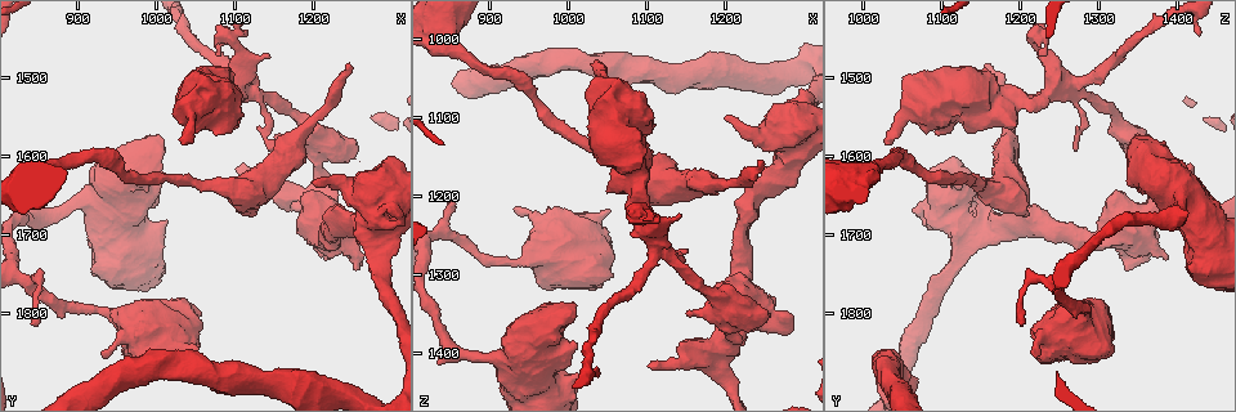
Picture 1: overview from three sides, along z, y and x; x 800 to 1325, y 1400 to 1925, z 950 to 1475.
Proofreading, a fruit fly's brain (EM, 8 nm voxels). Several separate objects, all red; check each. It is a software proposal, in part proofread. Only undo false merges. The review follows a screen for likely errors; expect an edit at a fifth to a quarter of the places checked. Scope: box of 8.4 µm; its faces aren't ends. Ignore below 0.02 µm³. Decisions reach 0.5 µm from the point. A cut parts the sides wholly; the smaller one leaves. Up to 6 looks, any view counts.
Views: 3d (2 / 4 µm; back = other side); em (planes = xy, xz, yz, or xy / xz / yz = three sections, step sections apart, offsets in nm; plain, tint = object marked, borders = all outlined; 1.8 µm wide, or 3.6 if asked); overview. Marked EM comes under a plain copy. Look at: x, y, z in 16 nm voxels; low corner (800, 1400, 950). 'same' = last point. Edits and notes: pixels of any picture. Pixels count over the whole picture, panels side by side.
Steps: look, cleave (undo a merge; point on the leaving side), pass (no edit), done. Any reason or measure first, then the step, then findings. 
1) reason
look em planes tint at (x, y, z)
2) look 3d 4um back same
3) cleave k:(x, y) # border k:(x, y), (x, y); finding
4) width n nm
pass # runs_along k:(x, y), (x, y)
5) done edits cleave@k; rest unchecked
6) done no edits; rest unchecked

sudden change in width
look 3d 4um back at (1090, 1640, 1155)

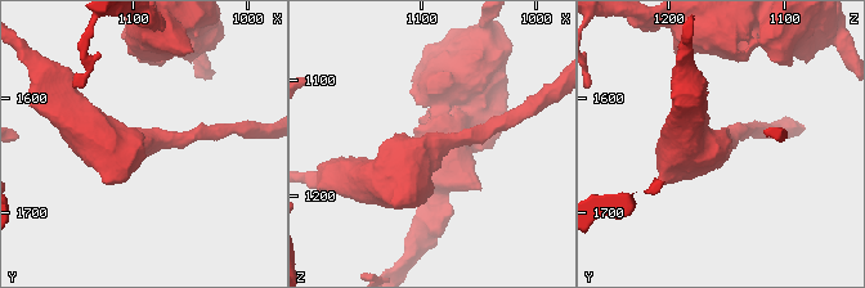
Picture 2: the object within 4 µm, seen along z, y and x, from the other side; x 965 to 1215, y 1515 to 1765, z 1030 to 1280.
arm_widths 220, 650 nm; shape alone is not enough
look em 3.6um planes tint at (1092, 1638, 1156)

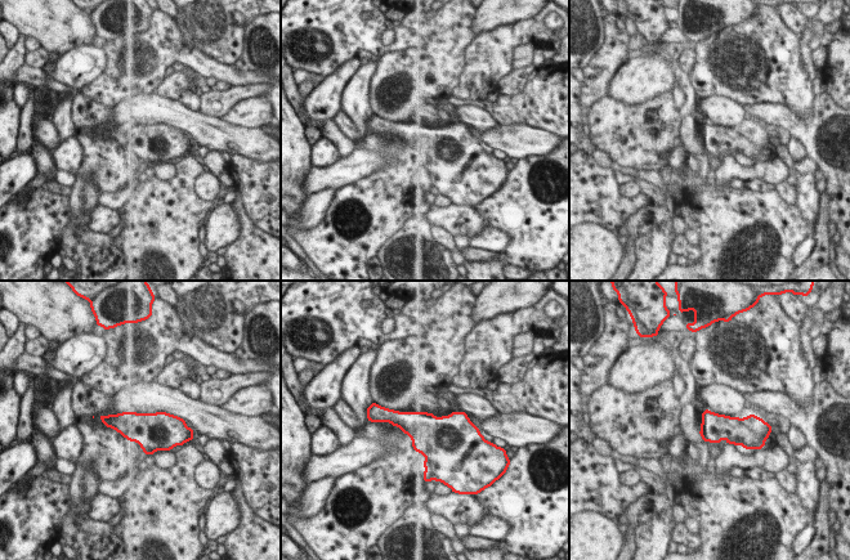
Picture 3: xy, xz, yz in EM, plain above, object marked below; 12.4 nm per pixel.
pass # continuous, no second neuron

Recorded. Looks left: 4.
sudden change in width
look 3d 2um at (1100, 1505, 1250)

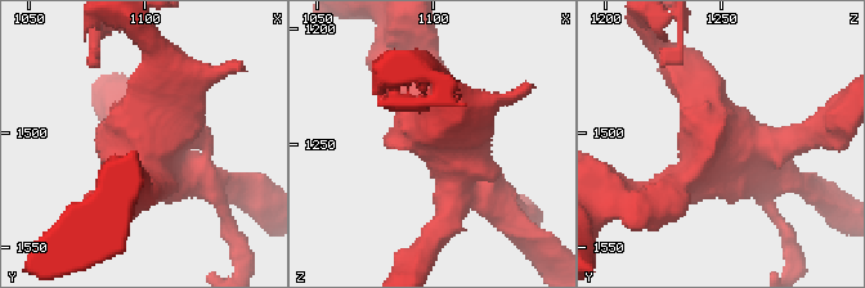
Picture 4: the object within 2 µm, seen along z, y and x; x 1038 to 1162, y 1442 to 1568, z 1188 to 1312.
look em 3.6um yz step 16 tint at (1105, 1503, 1250)

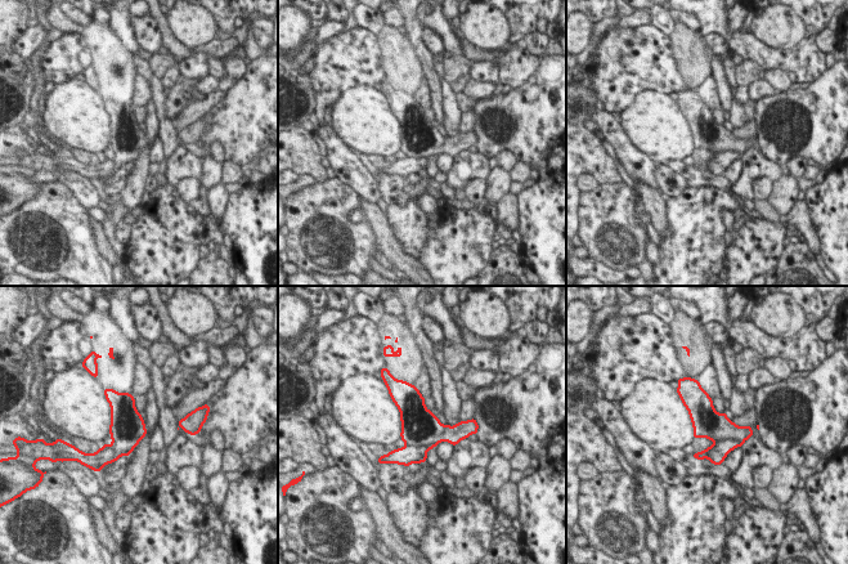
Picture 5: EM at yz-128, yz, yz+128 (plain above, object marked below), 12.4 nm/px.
another direction
look em 3.6um planes tint same

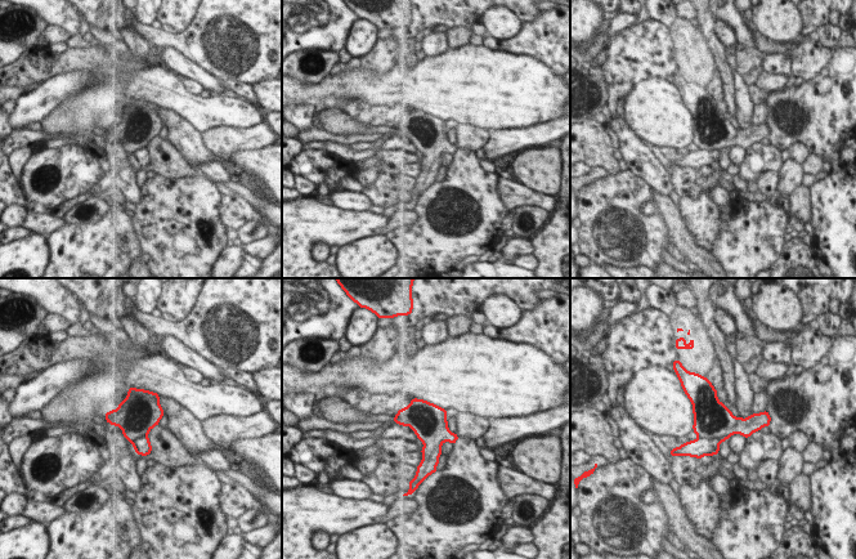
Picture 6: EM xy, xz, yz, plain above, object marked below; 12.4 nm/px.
cleave 6:(712, 420) # border 6:(698, 438), (720, 438), (722, 441); two neurons meet here

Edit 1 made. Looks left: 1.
touches itself
look em planes tint at (1275, 1705, 1130)

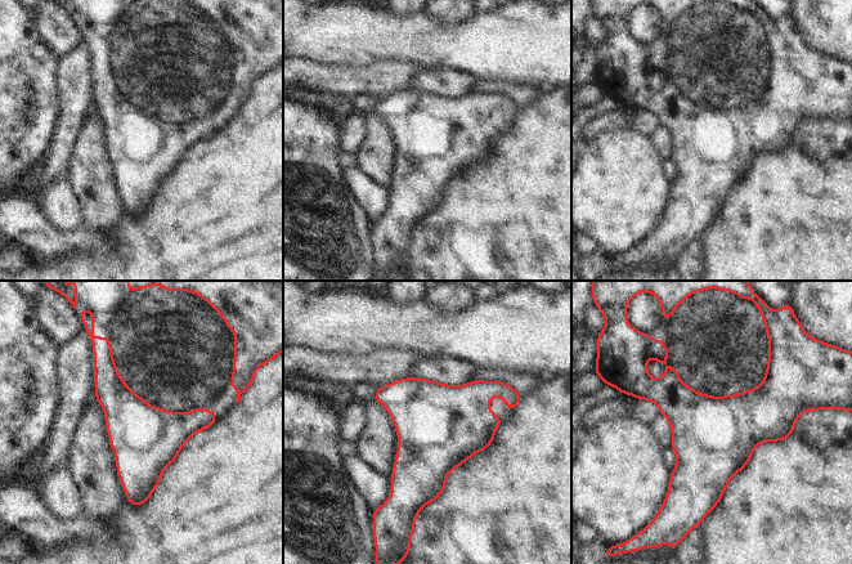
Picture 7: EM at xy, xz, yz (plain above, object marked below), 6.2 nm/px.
width 420 nm
pass # continuous, no second neuron

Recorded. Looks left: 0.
done edits cleave@6; rest unchecked

